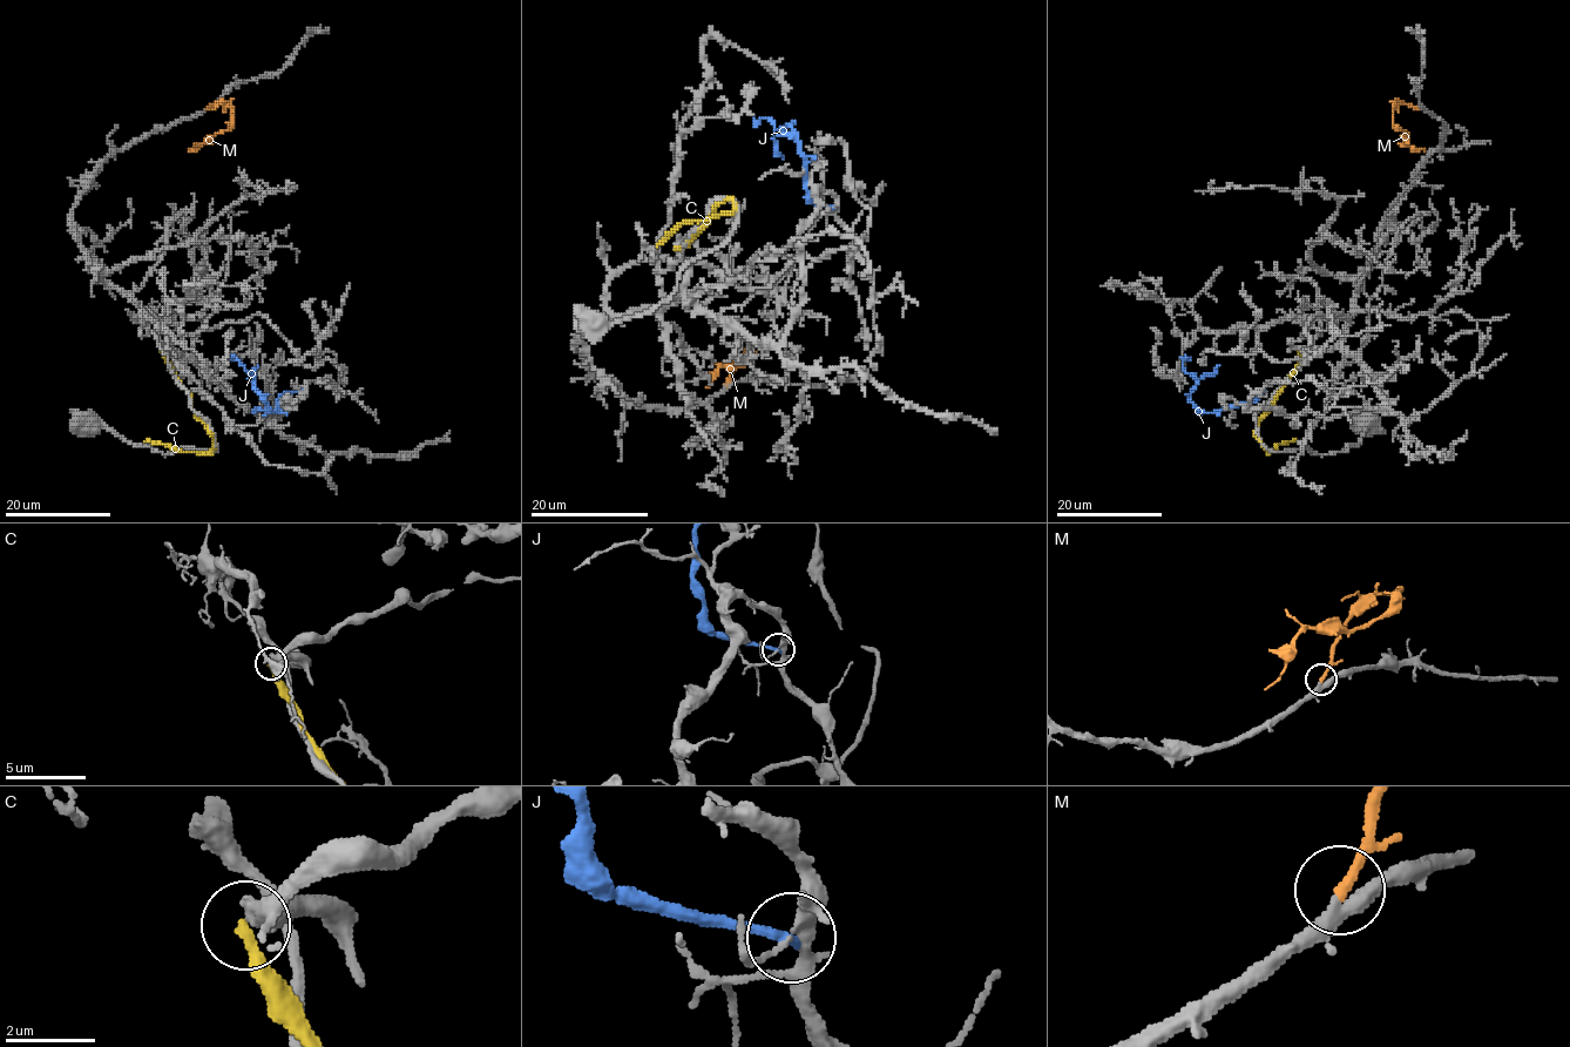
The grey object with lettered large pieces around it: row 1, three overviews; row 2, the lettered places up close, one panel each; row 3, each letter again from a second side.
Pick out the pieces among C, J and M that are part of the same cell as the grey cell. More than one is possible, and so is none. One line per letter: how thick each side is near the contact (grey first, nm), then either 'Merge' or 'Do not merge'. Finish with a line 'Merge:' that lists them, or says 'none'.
C: Thickness 420 nm (grey) against 280 nm. Do not merge
J: Thickness 300 nm (grey) against 240 nm. Do not merge
M: Thickness 280 nm (grey) against 240 nm. Merge
Merge: M

